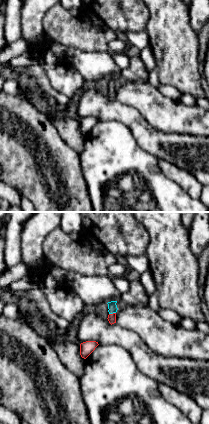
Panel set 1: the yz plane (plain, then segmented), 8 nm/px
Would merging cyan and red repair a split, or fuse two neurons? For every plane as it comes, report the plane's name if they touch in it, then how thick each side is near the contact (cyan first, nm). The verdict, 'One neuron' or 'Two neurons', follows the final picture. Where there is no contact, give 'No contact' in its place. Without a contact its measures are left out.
Touches cyan in yz. Thickness 70 nm (cyan) against 70 nm

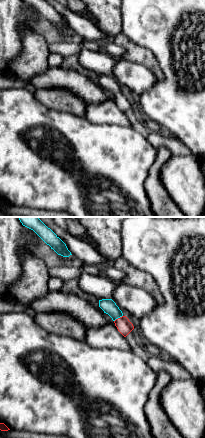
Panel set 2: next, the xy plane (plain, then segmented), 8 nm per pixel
Touches cyan in xy. Thickness 120 nm (cyan) against 120 nm

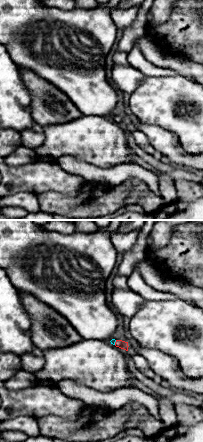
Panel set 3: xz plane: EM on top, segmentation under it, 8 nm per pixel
Touches cyan in xz. Thickness 40 nm (cyan) against 70 nm

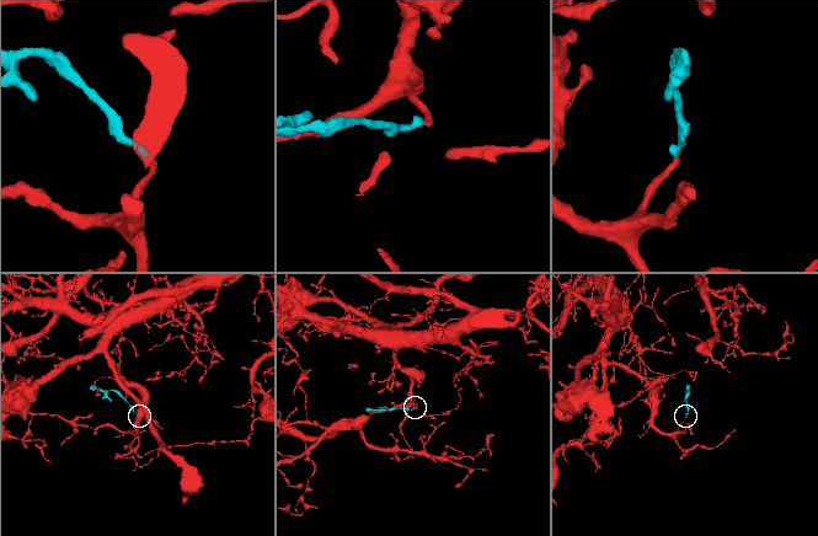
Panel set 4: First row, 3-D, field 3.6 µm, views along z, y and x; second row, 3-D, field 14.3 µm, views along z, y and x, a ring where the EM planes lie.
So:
One neuron

